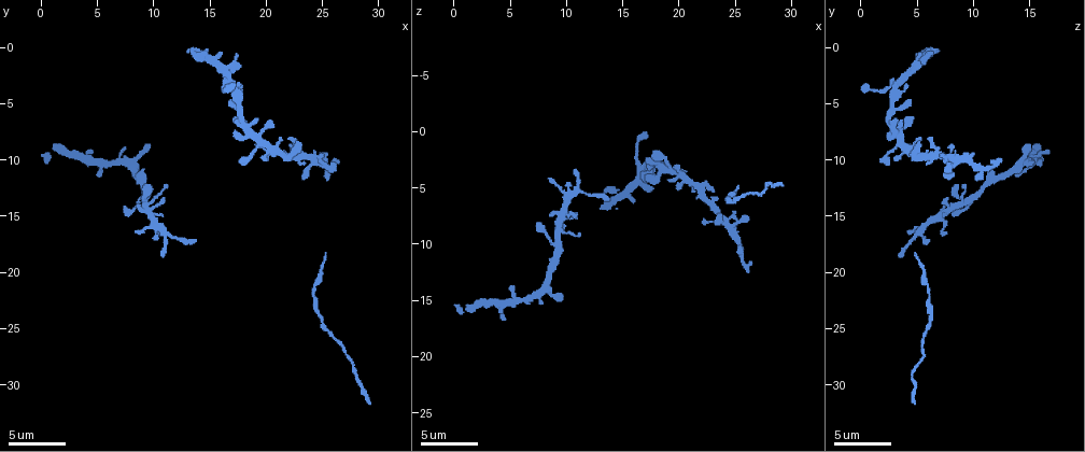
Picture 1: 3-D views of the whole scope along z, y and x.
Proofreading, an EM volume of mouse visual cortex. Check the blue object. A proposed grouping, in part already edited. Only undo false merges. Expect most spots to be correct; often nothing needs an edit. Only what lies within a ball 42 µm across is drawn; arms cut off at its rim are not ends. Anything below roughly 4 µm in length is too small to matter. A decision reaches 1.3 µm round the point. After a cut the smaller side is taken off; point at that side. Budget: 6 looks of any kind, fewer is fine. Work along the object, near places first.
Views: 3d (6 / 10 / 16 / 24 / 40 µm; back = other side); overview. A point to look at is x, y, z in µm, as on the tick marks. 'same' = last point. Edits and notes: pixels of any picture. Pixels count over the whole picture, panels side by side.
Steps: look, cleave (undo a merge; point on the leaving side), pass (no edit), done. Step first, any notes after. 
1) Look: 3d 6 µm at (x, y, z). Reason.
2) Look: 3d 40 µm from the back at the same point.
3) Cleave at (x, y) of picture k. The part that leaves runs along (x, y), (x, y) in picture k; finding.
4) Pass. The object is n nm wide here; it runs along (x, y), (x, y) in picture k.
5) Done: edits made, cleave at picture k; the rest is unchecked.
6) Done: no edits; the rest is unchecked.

Look: 3d 16 µm at (19.8, 8.4, 3.8). Looks like a crossing.

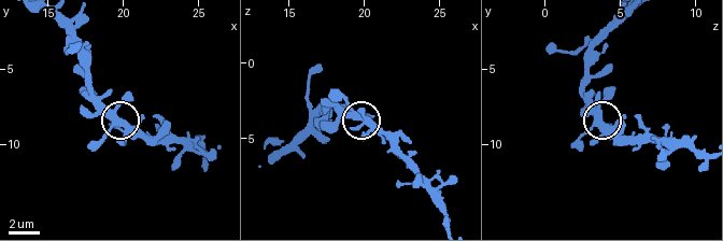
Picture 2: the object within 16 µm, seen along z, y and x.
Pass. The object is 390 nm wide here; one cell here.

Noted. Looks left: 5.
Look: 3d 10 µm at (23.8, 10.6, 8.0). Three-way junction.

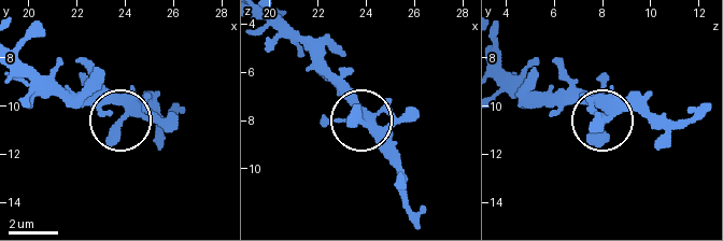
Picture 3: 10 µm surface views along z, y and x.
Look: 3d 10 µm from the back at (23.9, 10.7, 8.0).

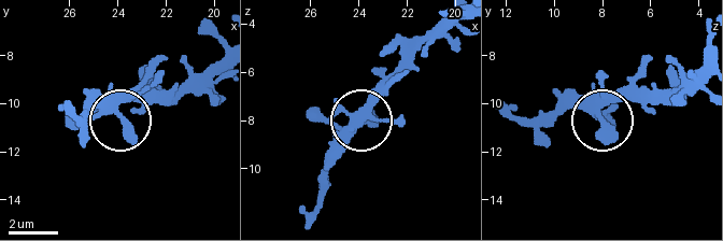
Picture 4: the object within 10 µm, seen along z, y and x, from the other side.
Pass. The object is 330 nm wide here; it runs along (703, 75), (660, 94), (615, 96), (599, 116), (563, 105) in picture 4; continuous, no second cell.

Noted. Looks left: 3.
Look: 3d 10 µm at (10.8, 16.4, 5.4).

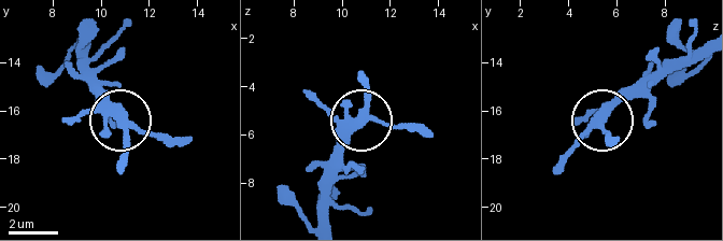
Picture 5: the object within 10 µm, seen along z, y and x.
Pass. Continuous, no second cell.

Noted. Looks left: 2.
Done: no edits; the rest is unchecked.

